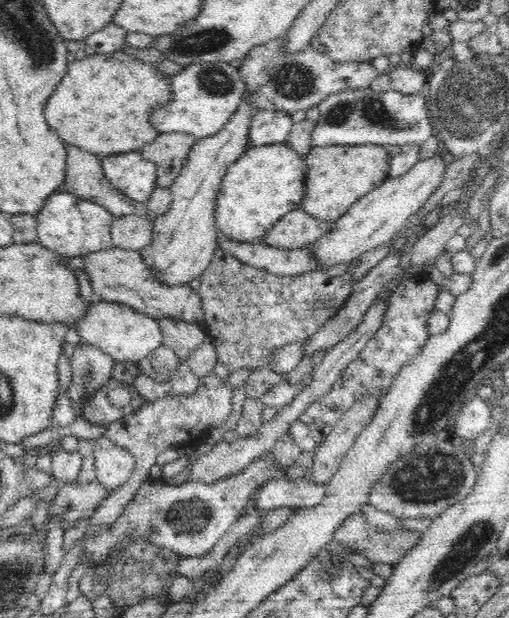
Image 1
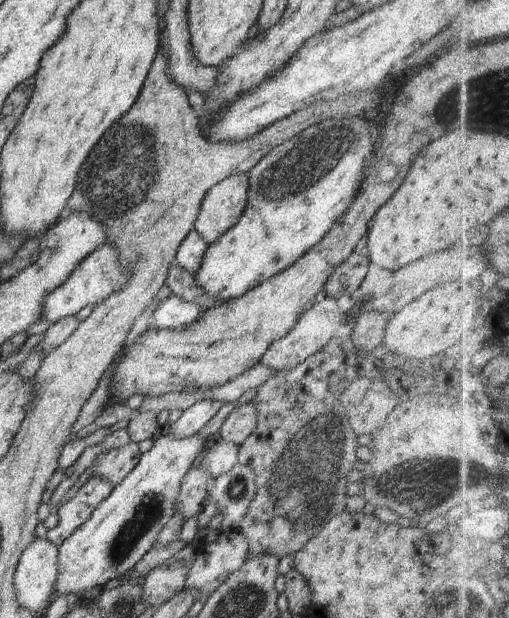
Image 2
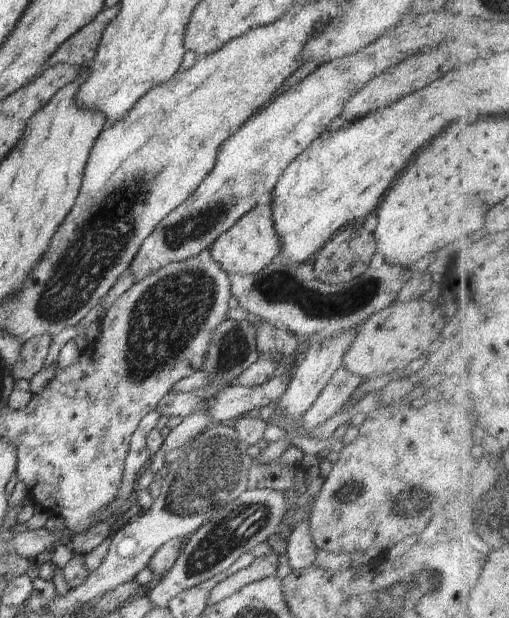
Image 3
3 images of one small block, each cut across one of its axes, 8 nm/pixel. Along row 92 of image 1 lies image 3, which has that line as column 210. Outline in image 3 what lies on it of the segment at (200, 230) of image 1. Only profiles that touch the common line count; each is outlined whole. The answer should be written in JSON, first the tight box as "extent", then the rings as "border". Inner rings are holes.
{"extent":[210,205,281,275],"border":[[[256,205],[232,228],[223,232],[210,246],[212,258],[230,275],[255,275],[263,270],[279,254],[281,247],[268,205]]]}

